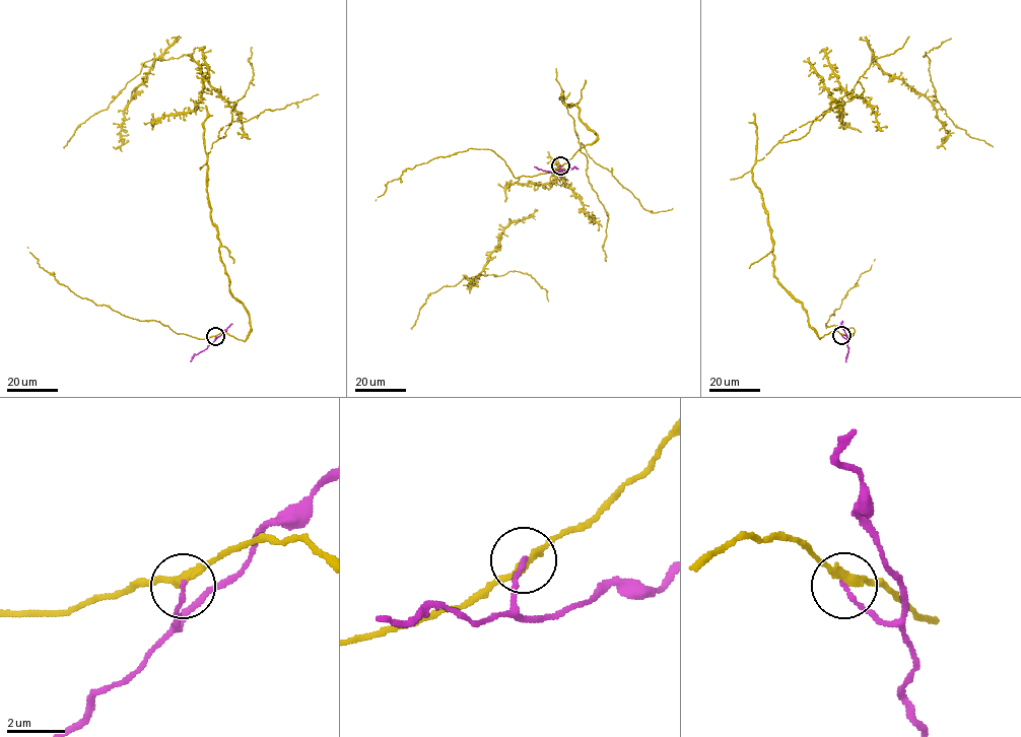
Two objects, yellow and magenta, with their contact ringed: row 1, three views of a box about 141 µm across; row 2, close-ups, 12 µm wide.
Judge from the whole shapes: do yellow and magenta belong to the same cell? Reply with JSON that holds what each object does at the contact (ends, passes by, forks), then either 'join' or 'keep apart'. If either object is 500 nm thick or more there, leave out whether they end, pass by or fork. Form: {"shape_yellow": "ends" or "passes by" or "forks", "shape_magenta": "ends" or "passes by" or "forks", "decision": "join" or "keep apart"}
{"shape_yellow": "passes by", "shape_magenta": "ends", "decision": "keep apart"}

